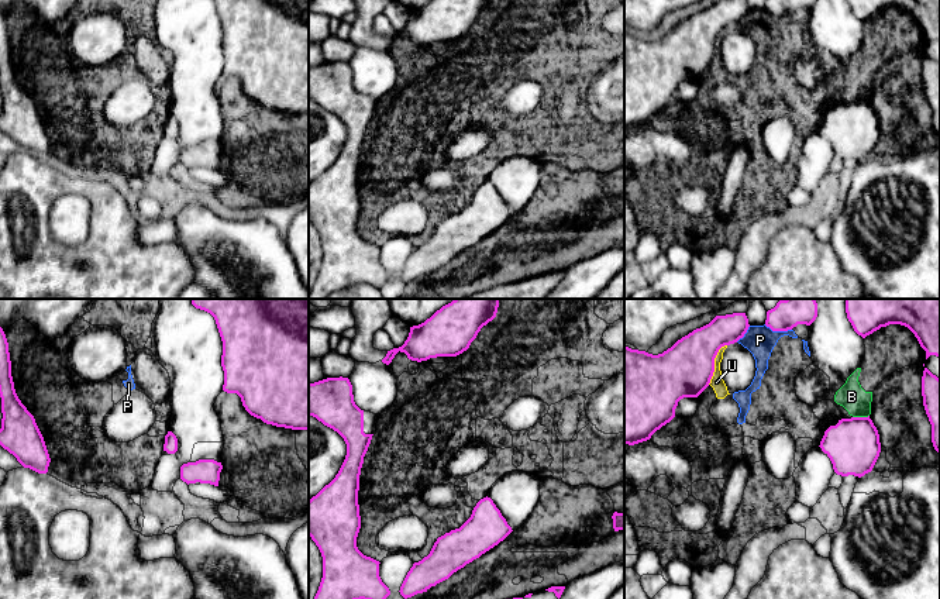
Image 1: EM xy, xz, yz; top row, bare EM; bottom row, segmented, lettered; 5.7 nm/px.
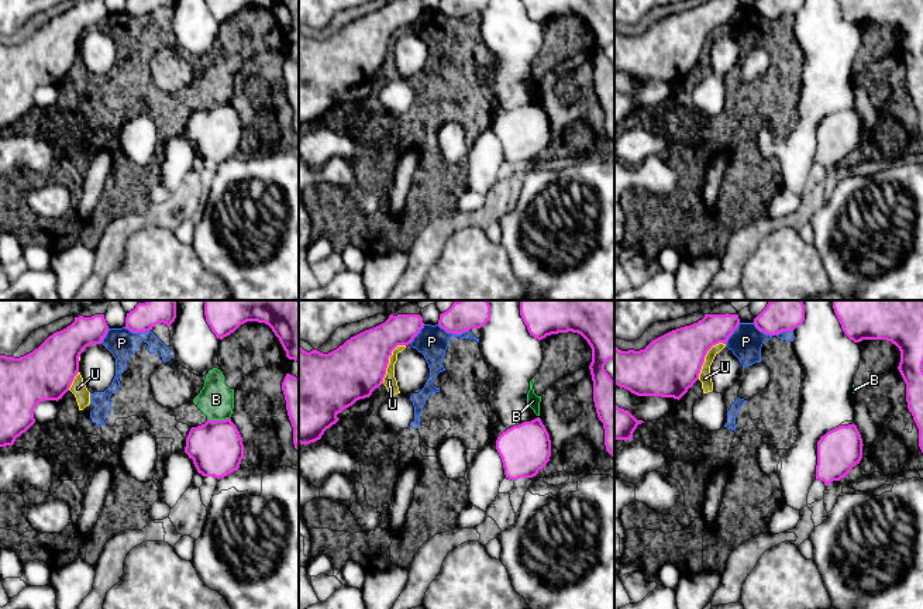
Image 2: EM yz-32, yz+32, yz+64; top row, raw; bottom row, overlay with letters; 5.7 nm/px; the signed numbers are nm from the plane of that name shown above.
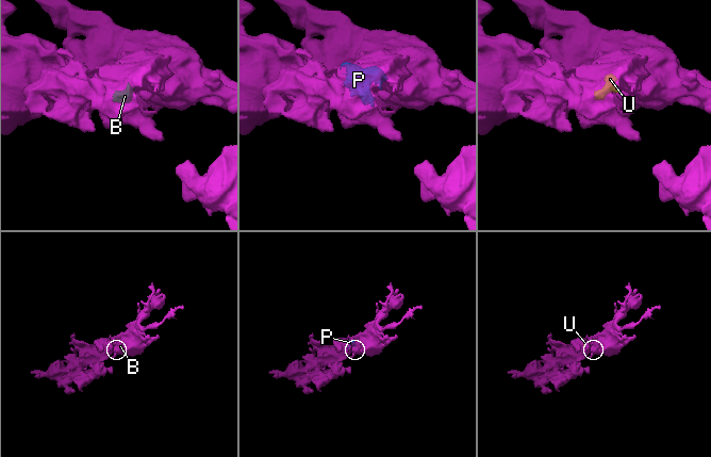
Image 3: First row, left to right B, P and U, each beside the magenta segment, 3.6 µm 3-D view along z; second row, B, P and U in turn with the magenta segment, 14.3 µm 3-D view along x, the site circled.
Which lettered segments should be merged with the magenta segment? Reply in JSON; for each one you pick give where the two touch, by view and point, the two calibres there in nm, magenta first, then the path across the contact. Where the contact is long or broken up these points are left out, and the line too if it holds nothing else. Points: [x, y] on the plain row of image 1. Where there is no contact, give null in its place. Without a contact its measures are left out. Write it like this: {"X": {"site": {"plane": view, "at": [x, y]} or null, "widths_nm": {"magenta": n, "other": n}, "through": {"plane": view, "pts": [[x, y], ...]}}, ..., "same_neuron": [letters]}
{"same_neuron": []}

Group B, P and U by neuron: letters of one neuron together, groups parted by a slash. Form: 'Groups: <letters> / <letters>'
Groups: B P U

